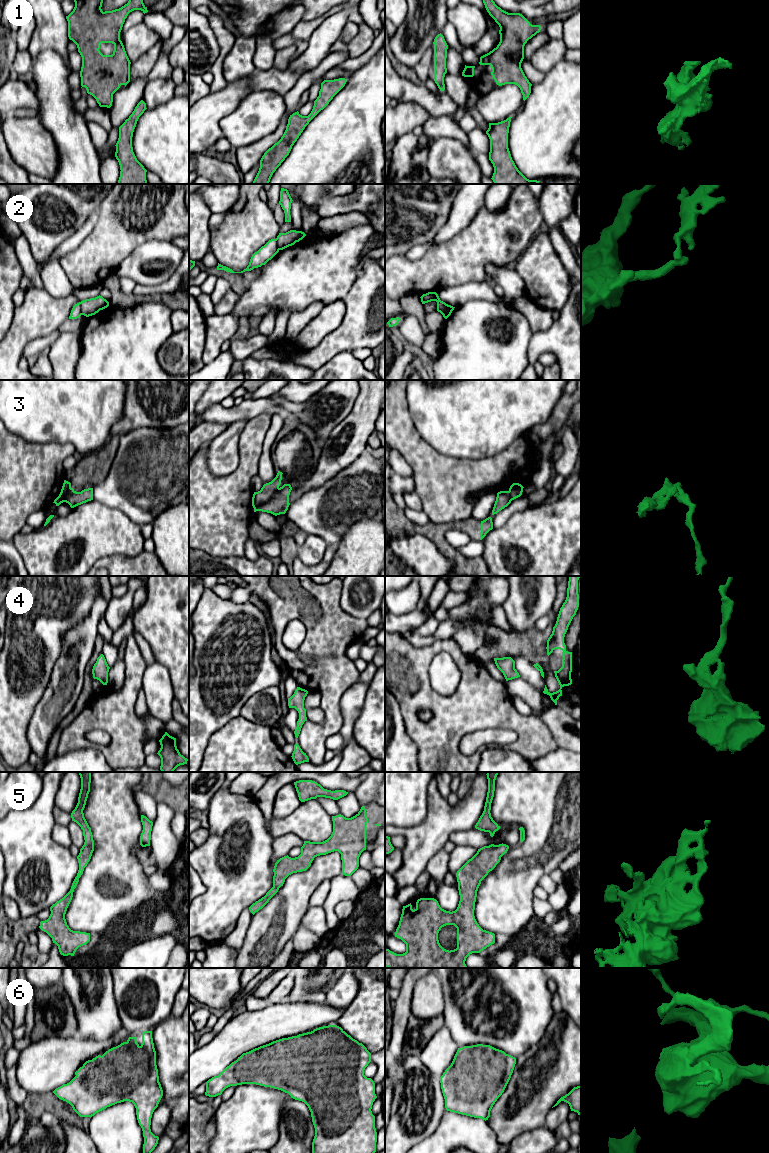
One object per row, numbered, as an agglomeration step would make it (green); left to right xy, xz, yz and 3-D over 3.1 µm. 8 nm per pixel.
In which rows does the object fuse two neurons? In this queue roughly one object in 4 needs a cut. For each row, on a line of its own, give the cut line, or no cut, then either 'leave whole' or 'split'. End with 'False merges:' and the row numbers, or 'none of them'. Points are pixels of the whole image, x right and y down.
1: no cut; leave whole
2: cut in xy along (79, 302), (82, 314); split
3: cut in xz along (279, 488), (267, 501), (254, 508); split
4: no cut; leave whole
5: no cut; leave whole
6: no cut; leave whole
False merges: 2, 3

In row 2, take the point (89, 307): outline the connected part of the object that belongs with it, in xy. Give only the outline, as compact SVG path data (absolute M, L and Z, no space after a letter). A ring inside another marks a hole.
M102 296L86 299L80 302L81 314L89 317L109 306L109 302Z

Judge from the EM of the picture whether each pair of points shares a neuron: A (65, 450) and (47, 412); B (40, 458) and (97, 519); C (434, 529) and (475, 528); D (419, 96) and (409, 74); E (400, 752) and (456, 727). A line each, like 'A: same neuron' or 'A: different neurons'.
A: different neurons
B: different neurons
C: same neuron
D: different neurons
E: different neurons

